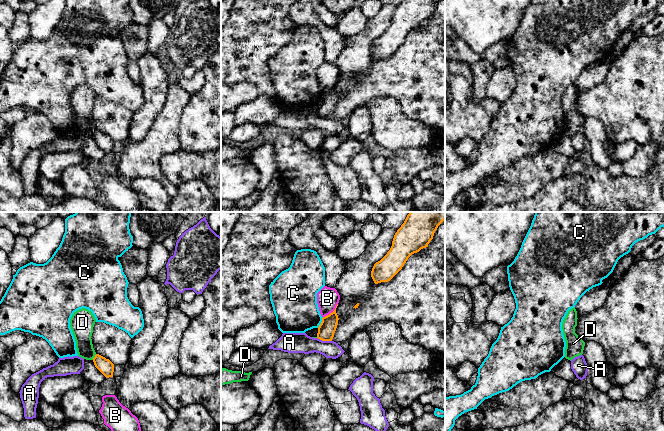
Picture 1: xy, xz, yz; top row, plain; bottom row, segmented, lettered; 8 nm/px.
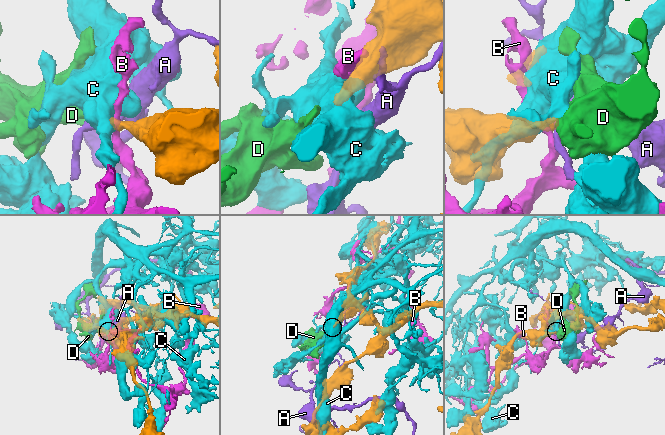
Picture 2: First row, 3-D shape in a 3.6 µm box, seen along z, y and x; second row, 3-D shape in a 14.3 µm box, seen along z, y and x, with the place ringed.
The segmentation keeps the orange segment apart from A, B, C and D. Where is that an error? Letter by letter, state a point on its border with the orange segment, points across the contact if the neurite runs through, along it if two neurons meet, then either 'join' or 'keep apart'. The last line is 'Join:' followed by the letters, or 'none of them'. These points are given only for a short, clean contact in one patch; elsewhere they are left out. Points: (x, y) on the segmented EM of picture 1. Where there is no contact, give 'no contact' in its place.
A: meets orange in xz at (324, 340); keep apart
B: meets orange in xz at (332, 312); keep apart
C: meets orange in xz at (321, 322); keep apart
D: meets orange in xy at (94, 357); border along xy (96, 354), (92, 359); keep apart
Join: none of them

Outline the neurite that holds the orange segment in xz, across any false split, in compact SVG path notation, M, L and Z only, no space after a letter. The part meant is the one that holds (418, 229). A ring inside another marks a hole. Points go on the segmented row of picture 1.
M410 212L395 233L390 250L374 264L371 271L374 283L390 281L412 254L428 247L444 220L445 212Z

